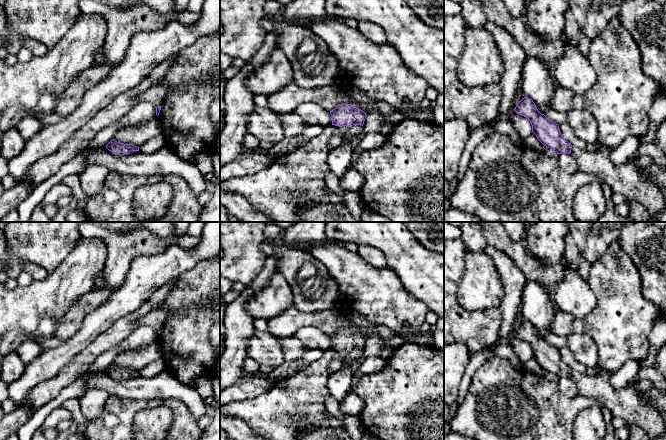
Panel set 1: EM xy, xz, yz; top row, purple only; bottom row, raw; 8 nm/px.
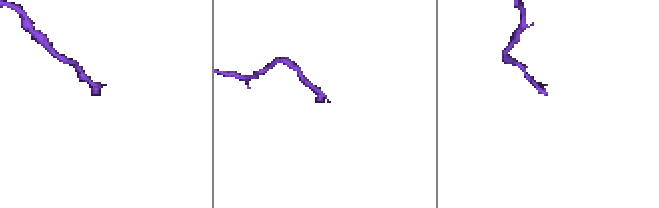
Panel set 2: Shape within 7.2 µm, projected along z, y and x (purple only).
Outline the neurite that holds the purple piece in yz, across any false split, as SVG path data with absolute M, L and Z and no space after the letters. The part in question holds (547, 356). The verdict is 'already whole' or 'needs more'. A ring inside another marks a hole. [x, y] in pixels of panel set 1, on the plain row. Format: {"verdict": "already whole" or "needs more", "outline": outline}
{"verdict": "needs more", "outline": "M524 321L514 335L527 341L532 349L532 356L546 371L558 378L571 378L579 389L579 394L596 398L608 407L613 417L620 417L625 424L641 428L650 440L656 440L666 433L666 423L657 406L645 402L642 393L632 387L614 389L606 374L589 375L573 371L565 364L559 349L541 338L532 323Z"}

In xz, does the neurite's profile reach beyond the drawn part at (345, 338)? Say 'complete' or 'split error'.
split error

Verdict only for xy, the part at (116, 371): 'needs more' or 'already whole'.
needs more

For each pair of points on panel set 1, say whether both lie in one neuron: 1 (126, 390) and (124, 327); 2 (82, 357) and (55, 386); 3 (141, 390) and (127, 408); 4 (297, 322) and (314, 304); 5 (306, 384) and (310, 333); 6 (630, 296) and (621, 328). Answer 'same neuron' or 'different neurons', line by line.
1: different neurons
2: same neuron
3: different neurons
4: different neurons
5: different neurons
6: same neuron

